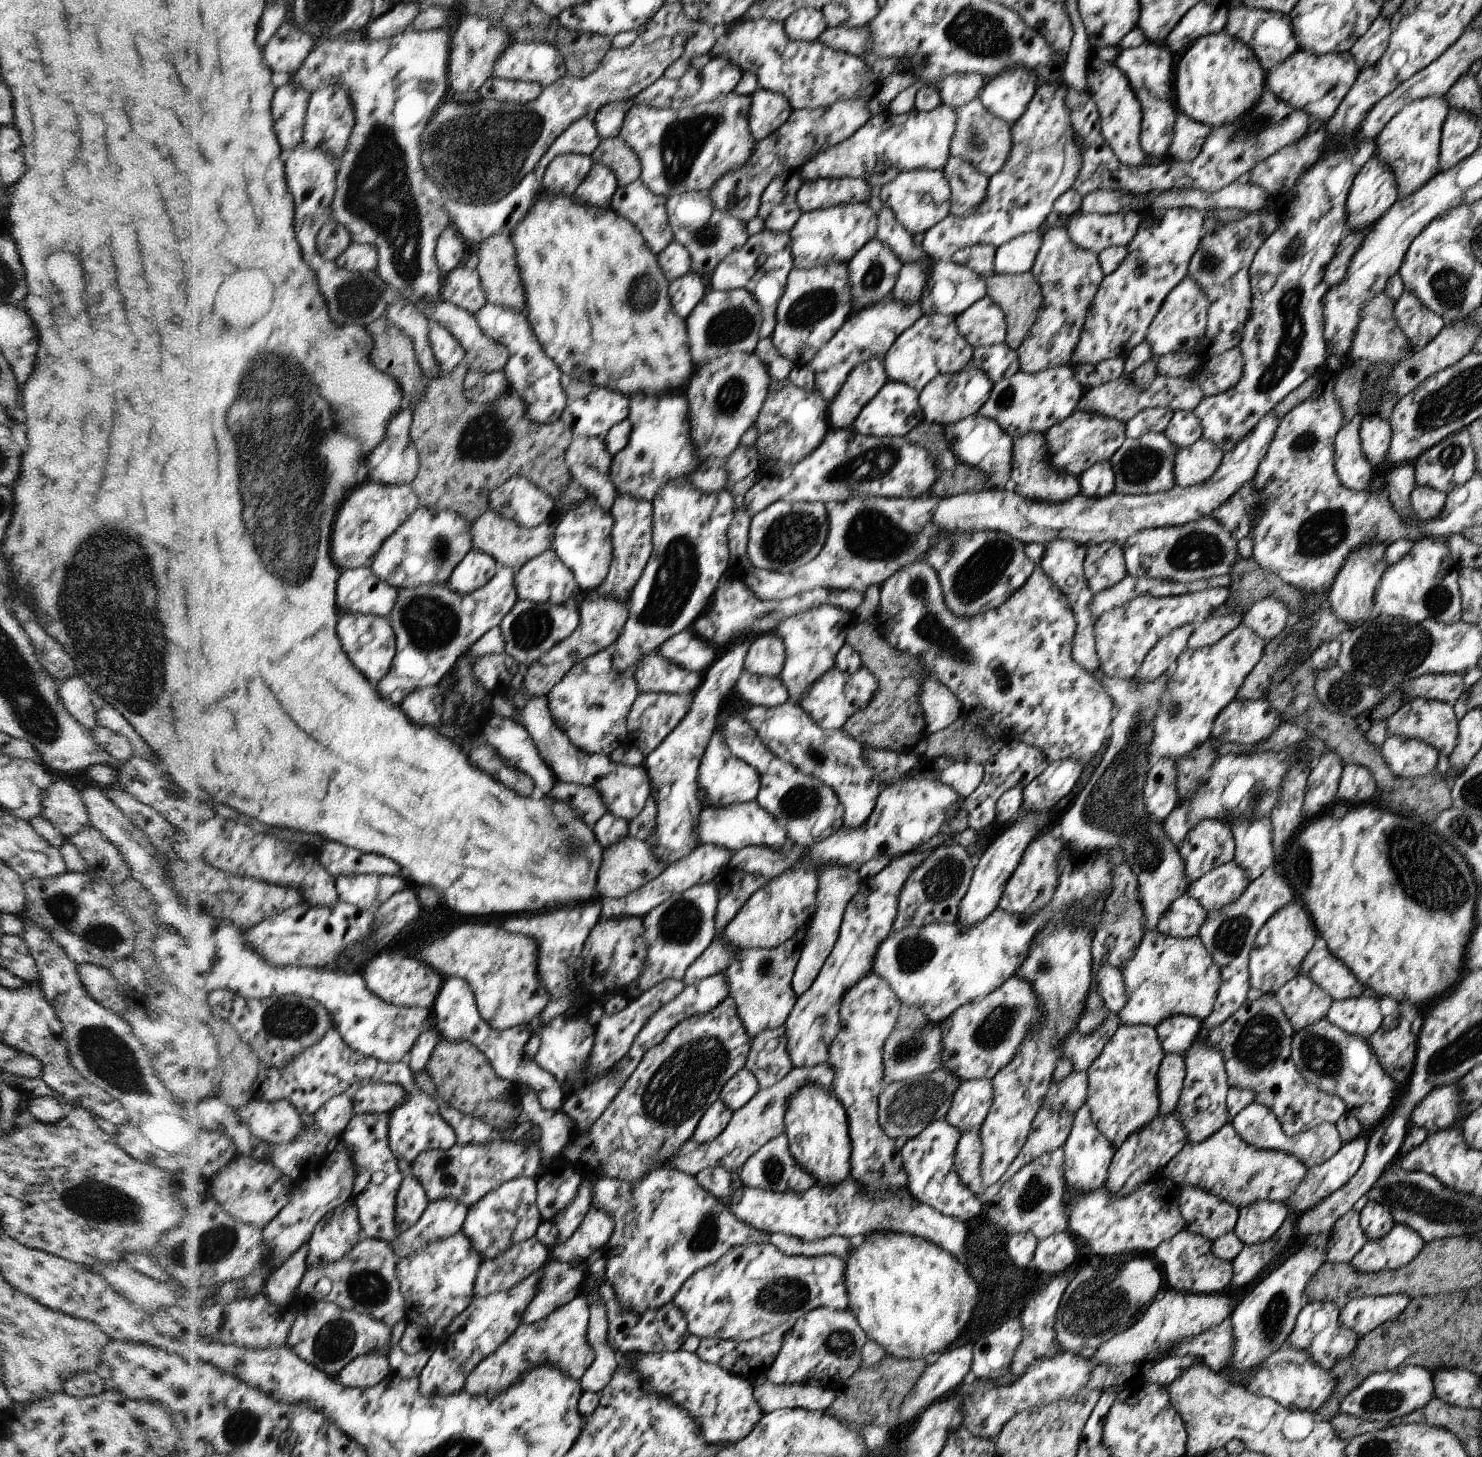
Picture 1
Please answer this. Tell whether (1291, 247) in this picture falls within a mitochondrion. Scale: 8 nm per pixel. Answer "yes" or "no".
yes

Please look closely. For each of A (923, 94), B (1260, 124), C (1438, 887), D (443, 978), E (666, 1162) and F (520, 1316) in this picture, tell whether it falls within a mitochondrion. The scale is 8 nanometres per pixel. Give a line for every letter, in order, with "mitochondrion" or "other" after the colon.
A: other
B: mitochondrion
C: mitochondrion
D: other
E: other
F: other

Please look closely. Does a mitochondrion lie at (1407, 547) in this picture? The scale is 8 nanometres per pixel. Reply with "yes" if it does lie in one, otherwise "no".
no

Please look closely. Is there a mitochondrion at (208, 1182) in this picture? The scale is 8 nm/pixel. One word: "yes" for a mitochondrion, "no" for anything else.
no

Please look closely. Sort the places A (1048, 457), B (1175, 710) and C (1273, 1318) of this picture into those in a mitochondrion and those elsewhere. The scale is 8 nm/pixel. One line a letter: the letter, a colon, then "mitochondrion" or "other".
A: other
B: mitochondrion
C: mitochondrion

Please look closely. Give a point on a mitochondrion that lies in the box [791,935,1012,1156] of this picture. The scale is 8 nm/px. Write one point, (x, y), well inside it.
(906, 1108)

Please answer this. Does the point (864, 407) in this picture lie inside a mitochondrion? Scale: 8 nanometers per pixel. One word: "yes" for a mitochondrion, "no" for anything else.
no

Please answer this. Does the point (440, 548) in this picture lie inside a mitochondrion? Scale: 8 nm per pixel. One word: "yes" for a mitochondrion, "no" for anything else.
yes

